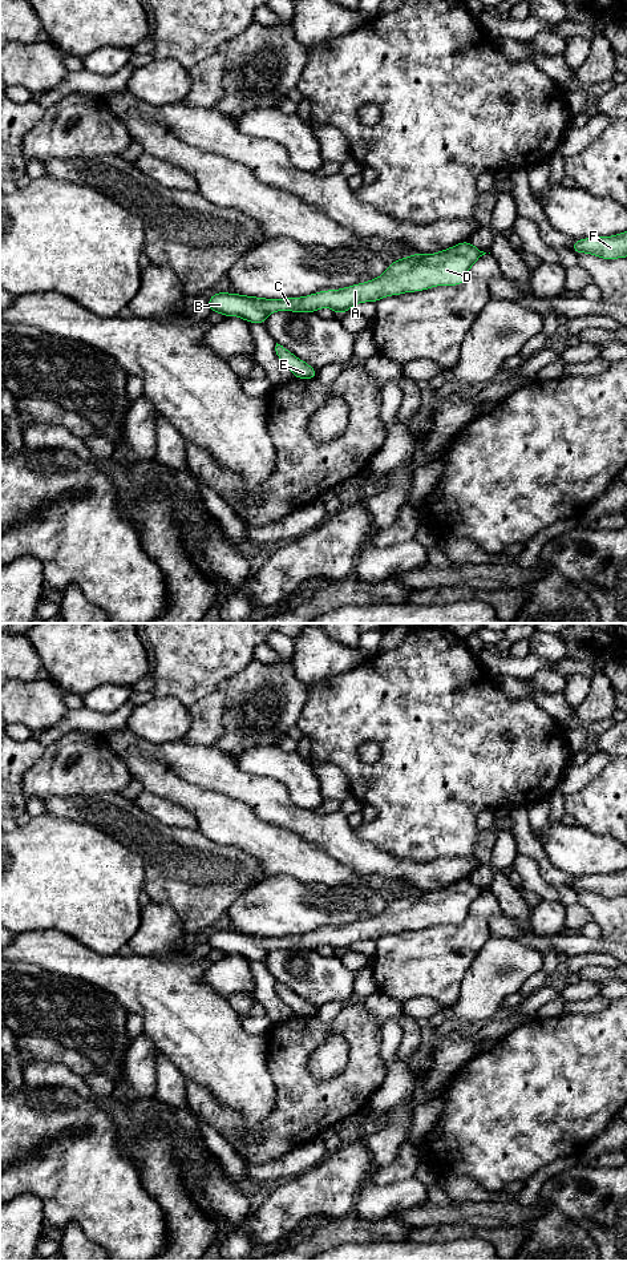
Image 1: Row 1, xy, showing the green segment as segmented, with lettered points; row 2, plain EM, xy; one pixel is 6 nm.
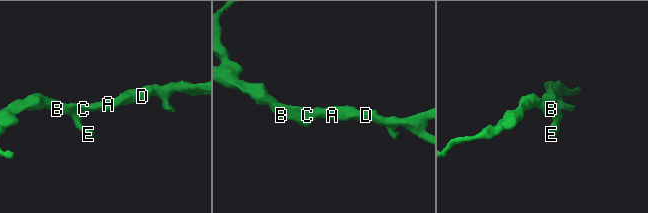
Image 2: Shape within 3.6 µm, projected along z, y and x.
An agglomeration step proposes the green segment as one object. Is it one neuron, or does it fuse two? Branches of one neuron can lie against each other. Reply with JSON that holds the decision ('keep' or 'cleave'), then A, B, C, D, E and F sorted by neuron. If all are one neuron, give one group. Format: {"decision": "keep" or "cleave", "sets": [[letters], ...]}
{"decision": "keep", "sets": [["A", "B", "C", "D", "E", "F"]]}

